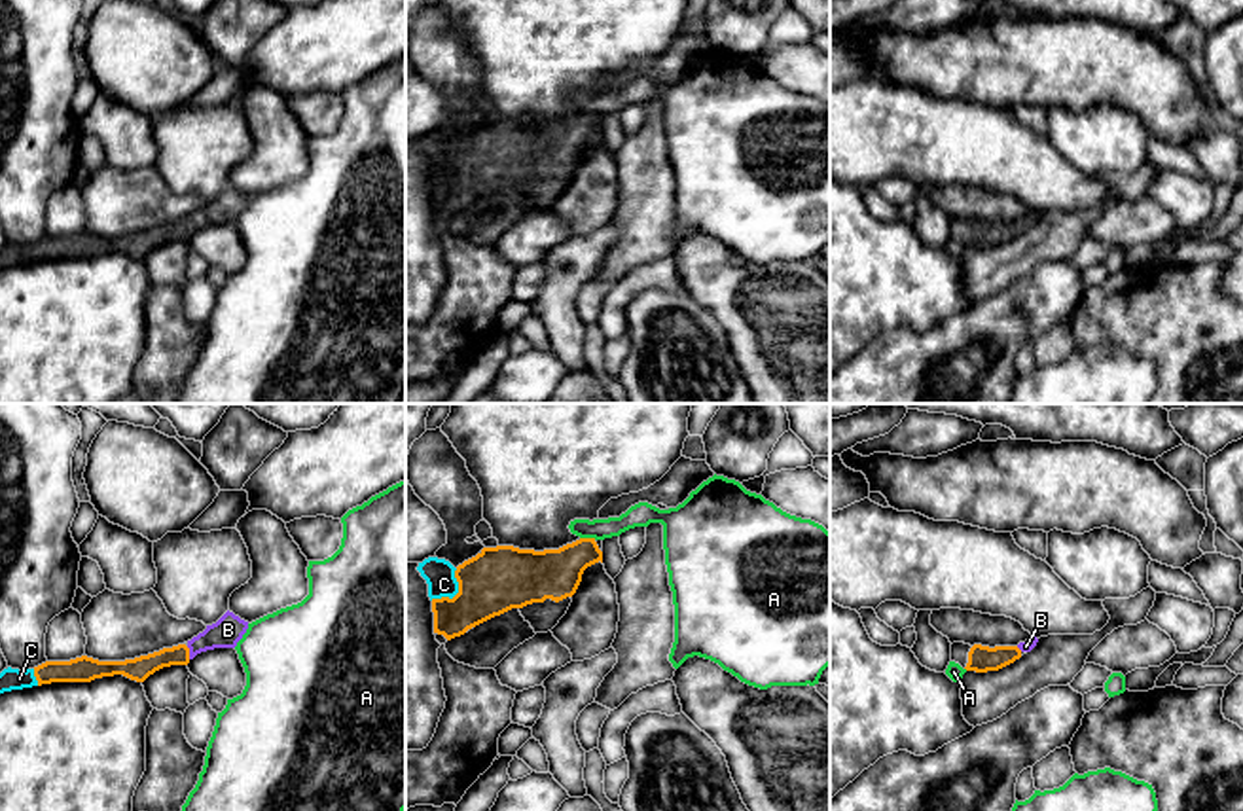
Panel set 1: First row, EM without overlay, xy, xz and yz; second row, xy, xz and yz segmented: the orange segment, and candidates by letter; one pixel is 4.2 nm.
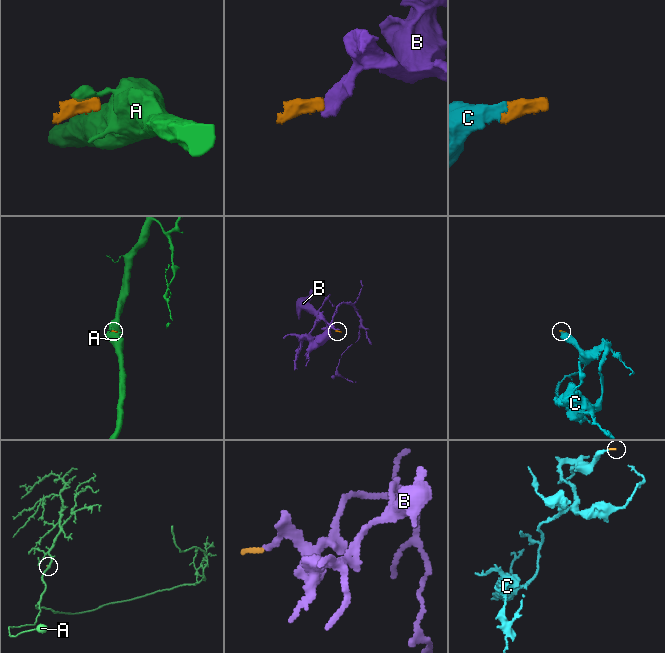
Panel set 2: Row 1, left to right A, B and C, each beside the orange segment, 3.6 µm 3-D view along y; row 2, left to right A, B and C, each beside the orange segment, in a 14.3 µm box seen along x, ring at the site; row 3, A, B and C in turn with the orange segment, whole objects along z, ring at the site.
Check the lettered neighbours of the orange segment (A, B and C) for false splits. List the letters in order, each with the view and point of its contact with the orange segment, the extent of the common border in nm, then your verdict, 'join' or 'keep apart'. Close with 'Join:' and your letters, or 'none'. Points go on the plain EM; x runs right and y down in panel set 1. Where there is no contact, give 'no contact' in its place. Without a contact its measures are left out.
A: meets orange in xz at (588, 114); contact 70 nm long; keep apart
B: meets orange in xy at (188, 228); contact 60 nm long; join
C: meets orange in xz at (457, 169); contact 180 nm long; join
Join: B, C

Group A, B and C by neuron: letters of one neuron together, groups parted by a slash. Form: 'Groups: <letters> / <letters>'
Groups: A / B C

